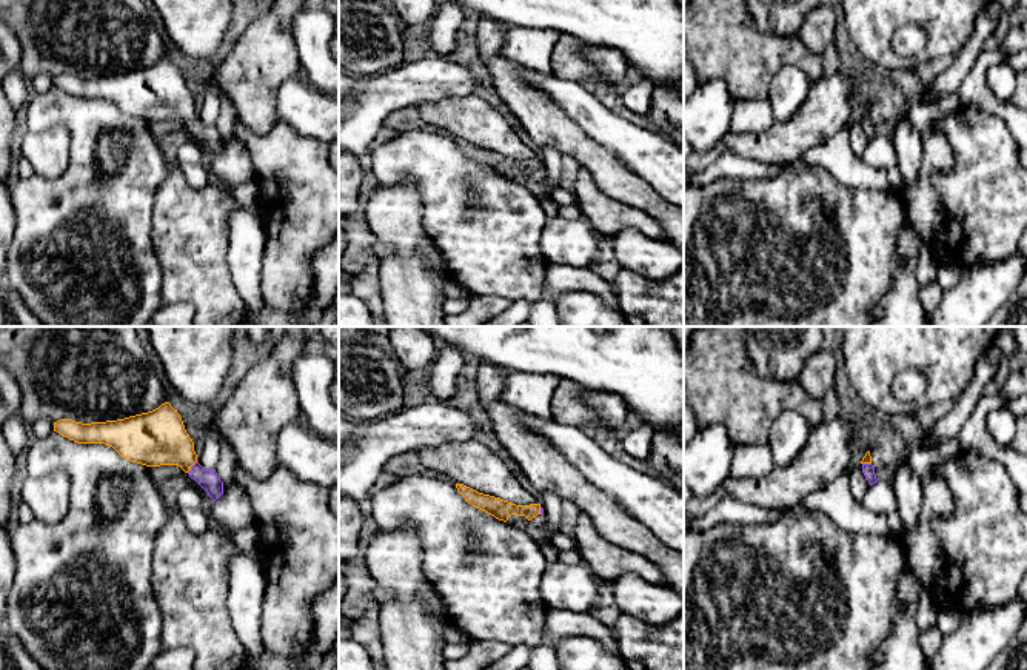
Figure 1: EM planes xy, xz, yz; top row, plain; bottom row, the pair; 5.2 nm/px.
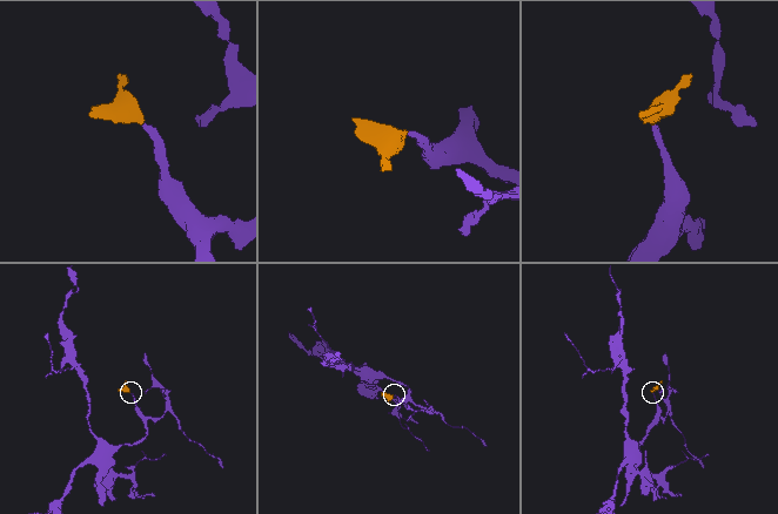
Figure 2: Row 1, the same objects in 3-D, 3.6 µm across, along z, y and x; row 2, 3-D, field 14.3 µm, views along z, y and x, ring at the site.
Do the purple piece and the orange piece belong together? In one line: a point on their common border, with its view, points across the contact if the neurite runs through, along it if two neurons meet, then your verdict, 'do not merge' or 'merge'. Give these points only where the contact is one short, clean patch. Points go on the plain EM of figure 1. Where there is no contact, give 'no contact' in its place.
meets purple in xy at (191, 122); runs through xy (208, 134), (191, 122), (167, 97), (157, 93); merge

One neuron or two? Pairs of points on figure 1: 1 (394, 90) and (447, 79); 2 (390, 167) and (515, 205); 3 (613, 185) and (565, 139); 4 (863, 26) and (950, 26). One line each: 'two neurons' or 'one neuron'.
1: one neuron
2: one neuron
3: one neuron
4: one neuron

